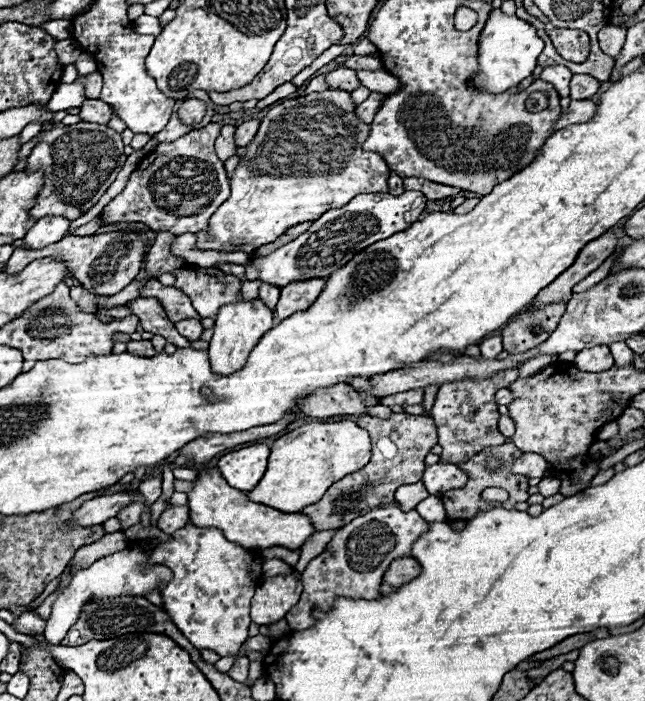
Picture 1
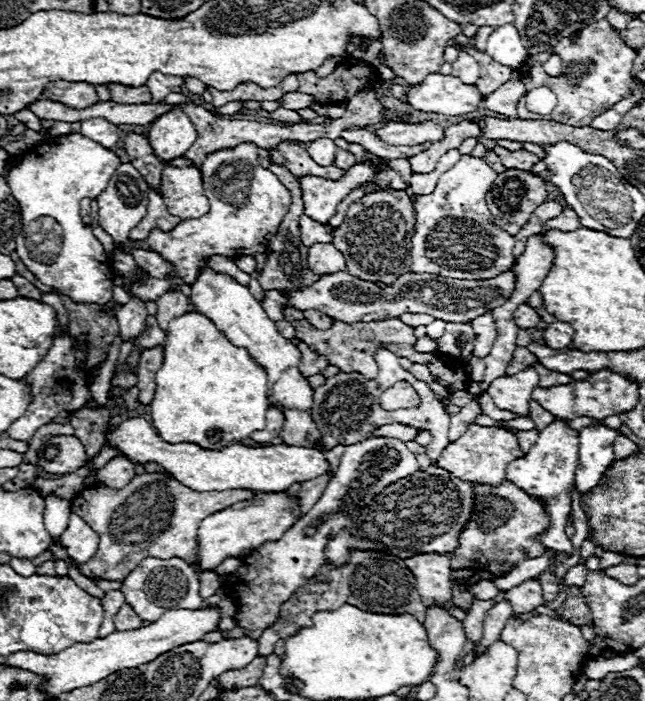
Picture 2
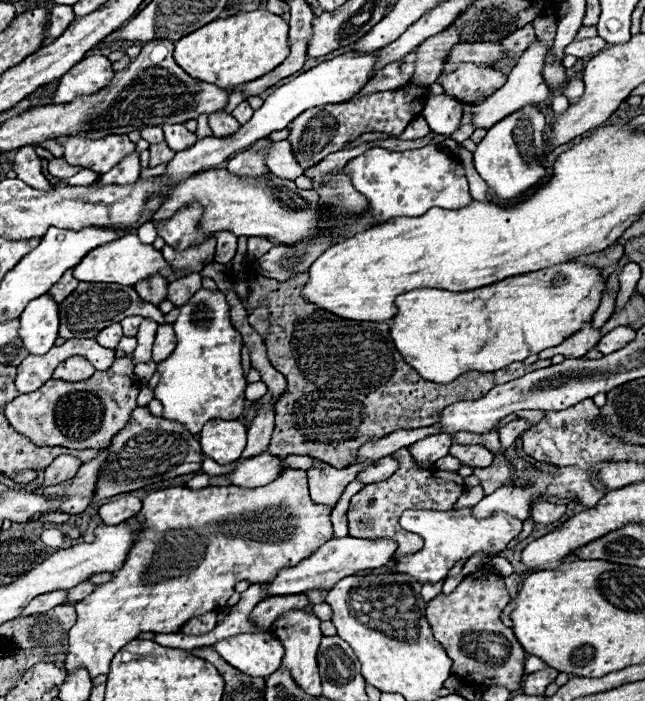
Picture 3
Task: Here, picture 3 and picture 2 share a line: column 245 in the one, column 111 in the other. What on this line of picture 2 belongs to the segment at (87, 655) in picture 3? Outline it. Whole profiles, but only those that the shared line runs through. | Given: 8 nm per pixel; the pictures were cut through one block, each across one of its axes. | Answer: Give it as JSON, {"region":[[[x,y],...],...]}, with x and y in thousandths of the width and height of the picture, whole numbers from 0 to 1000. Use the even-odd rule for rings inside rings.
{"region":[[[217,676],[217,679],[211,679],[211,685],[205,685],[189,699],[177,699],[167,693],[133,696],[133,699],[121,702],[118,710],[112,713],[112,730],[121,733],[155,765],[155,776],[152,776],[149,793],[143,793],[143,799],[136,799],[136,805],[124,805],[121,810],[140,827],[143,825],[192,827],[198,822],[198,816],[208,813],[217,805],[217,799],[223,799],[226,793],[236,793],[236,796],[270,796],[270,793],[276,793],[276,796],[288,799],[291,805],[301,805],[307,796],[307,750],[310,750],[310,745],[319,736],[341,730],[363,716],[384,713],[391,708],[394,708],[394,702],[388,702],[388,699],[301,702],[301,699],[282,693],[267,679],[254,679],[254,676]]]}

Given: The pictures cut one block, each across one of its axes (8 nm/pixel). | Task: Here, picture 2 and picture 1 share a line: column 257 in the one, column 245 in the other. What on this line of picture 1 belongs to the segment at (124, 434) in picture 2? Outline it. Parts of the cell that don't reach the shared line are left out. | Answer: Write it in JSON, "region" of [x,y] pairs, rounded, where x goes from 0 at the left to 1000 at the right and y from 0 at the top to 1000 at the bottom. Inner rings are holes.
{"region":[[[397,633],[388,639],[375,639],[357,645],[338,656],[338,668],[350,688],[369,699],[391,699],[412,673],[419,639],[409,633]]]}

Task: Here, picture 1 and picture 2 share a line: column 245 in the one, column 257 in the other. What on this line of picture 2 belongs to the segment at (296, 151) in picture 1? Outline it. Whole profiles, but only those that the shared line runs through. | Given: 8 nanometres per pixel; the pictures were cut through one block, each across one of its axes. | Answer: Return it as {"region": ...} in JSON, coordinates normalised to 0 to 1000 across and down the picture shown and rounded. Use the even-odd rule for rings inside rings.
{"region":[[[372,205],[357,214],[341,214],[326,220],[313,231],[313,262],[316,277],[326,288],[326,302],[307,314],[285,314],[270,328],[251,331],[236,328],[226,342],[202,345],[202,354],[220,354],[248,362],[270,388],[260,394],[279,397],[288,405],[301,405],[313,382],[319,382],[319,368],[338,362],[350,368],[366,368],[375,362],[397,362],[416,357],[416,342],[428,334],[428,325],[440,314],[450,297],[450,274],[434,262],[434,257],[409,243],[400,231],[394,205]]]}

